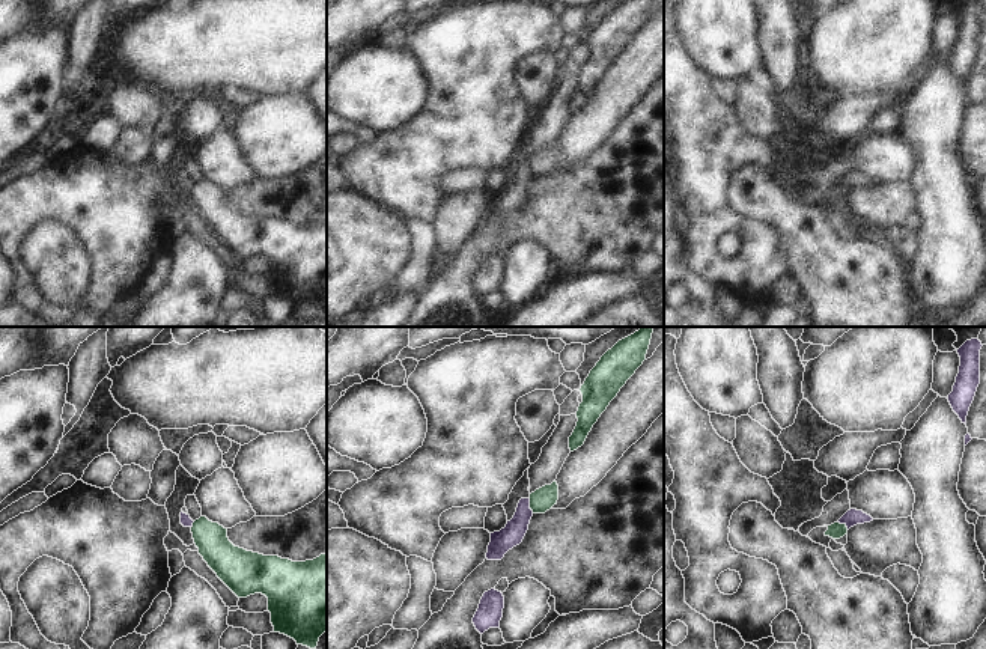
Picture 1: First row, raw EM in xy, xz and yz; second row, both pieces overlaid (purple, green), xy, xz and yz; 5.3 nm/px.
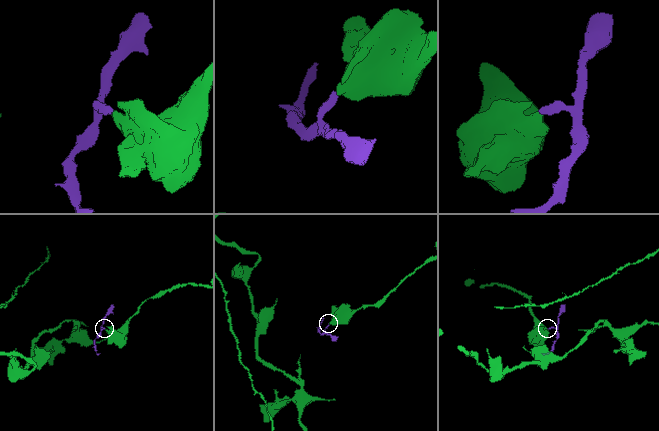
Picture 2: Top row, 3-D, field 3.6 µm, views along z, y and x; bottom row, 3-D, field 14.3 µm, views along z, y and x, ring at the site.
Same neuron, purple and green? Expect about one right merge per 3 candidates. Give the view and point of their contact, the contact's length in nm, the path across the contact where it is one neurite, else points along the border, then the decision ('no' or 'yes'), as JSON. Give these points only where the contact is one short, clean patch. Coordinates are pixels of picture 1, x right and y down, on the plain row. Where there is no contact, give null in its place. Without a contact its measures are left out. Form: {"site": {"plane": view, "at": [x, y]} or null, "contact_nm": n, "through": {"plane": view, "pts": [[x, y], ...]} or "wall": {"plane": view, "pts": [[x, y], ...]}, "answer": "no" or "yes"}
{"site": {"plane": "xz", "at": [529, 169]}, "contact_nm": 80, "wall": {"plane": "xz", "pts": [[529, 161], [529, 170], [533, 175]]}, "answer": "no"}

